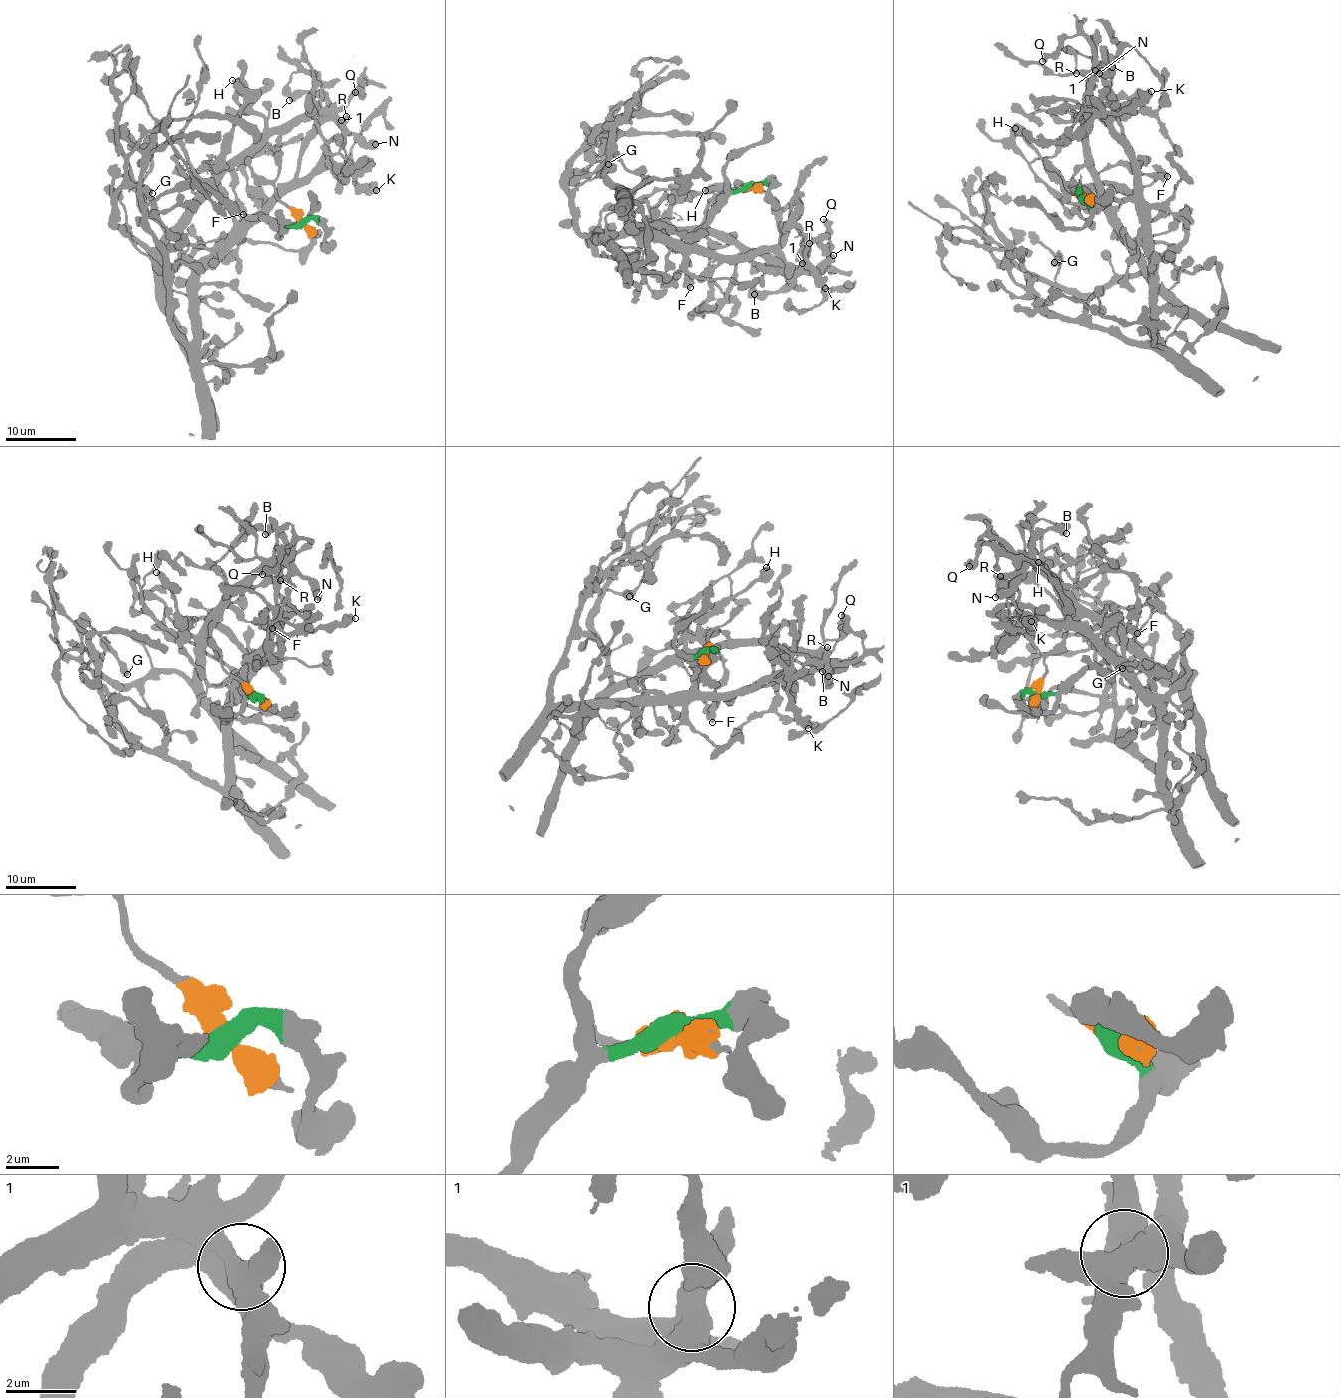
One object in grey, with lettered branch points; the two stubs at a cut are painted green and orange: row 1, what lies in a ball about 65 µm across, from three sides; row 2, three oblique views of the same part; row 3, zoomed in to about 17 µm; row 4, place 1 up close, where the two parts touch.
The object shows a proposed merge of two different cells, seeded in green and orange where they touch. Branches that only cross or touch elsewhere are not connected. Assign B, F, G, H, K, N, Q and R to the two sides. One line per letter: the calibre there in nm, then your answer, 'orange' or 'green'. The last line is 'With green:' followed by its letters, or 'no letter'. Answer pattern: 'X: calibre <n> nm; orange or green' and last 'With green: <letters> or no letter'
B: calibre 650 nm; green
F: calibre 700 nm; orange
G: calibre 600 nm; orange
H: calibre 550 nm; green
K: calibre 650 nm; green
N: calibre 650 nm; green
Q: calibre 550 nm; orange
R: calibre 460 nm; green
With green: B, H, K, N, R

